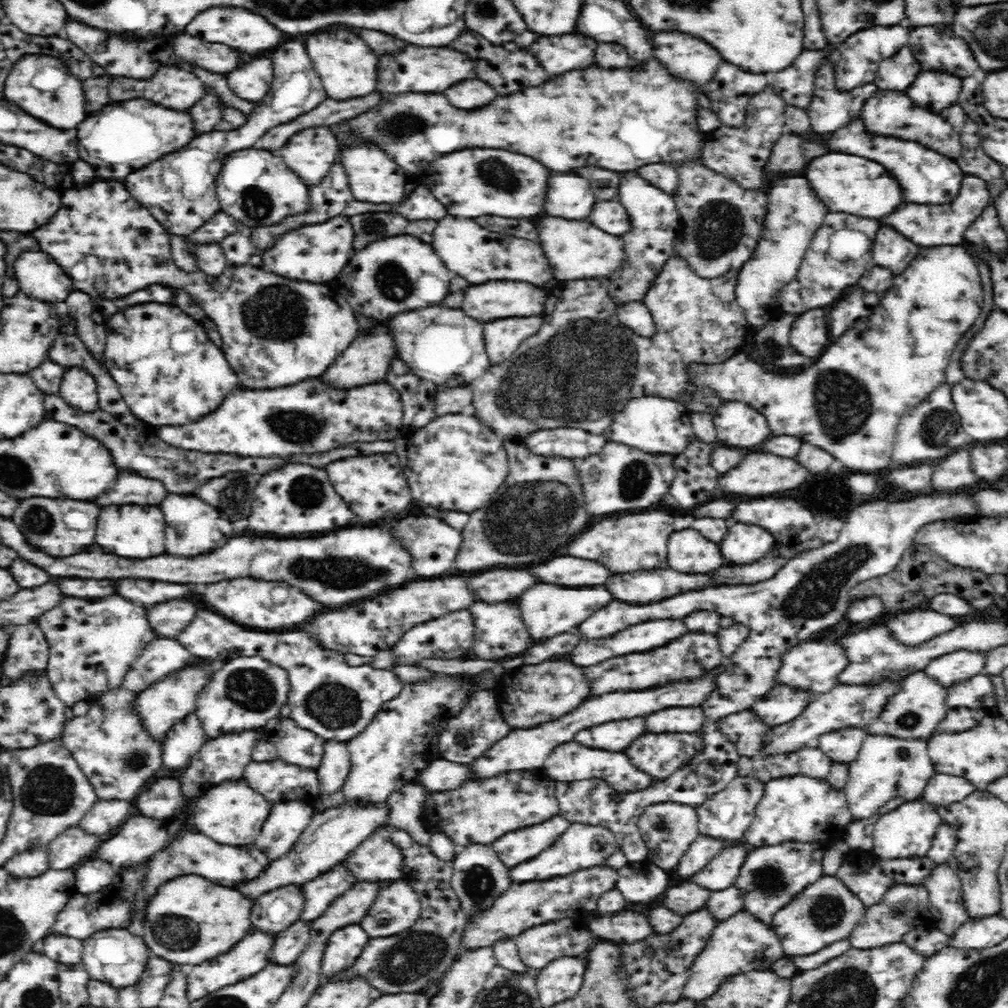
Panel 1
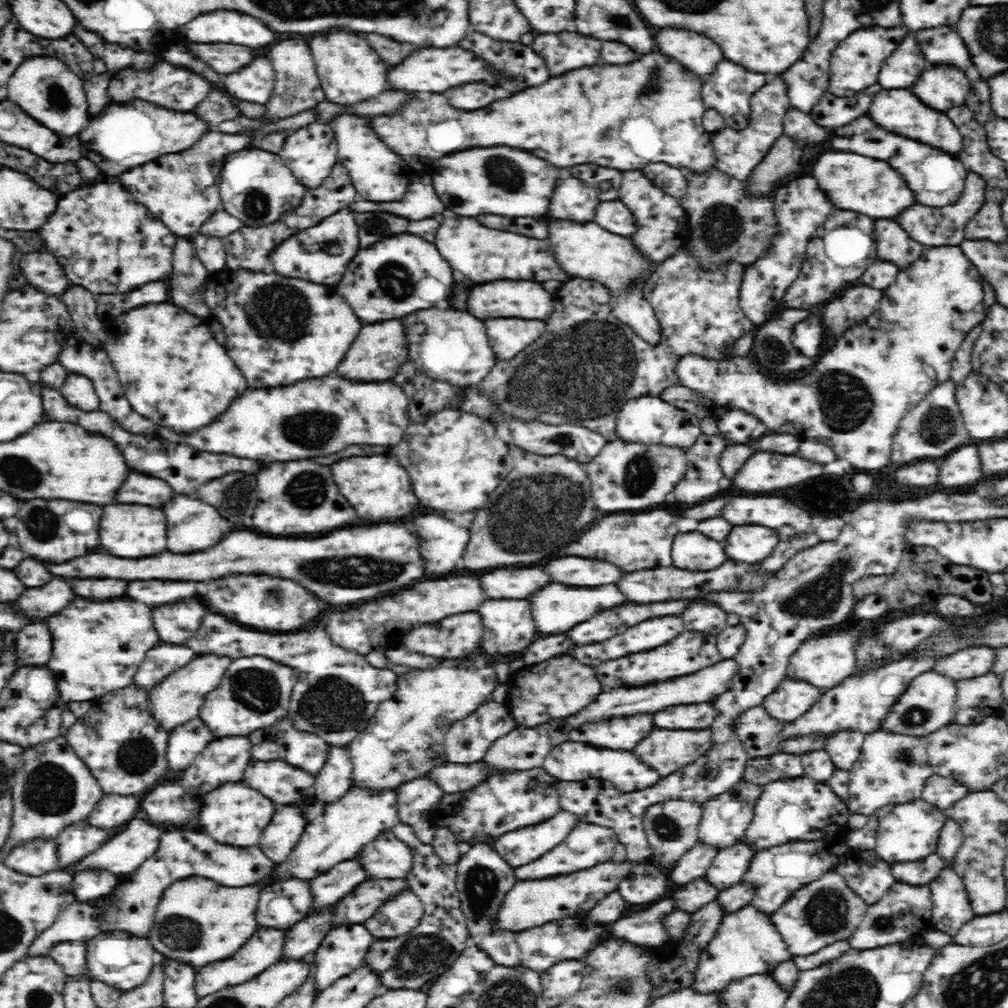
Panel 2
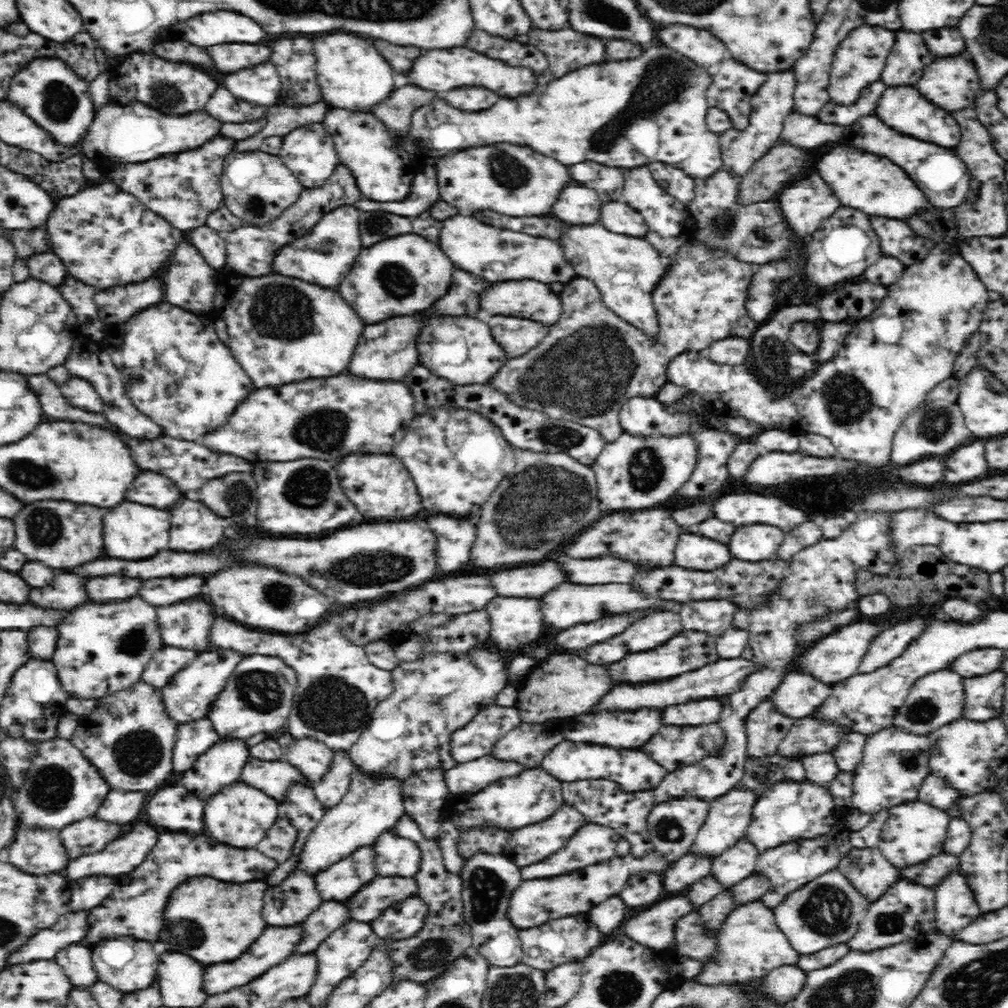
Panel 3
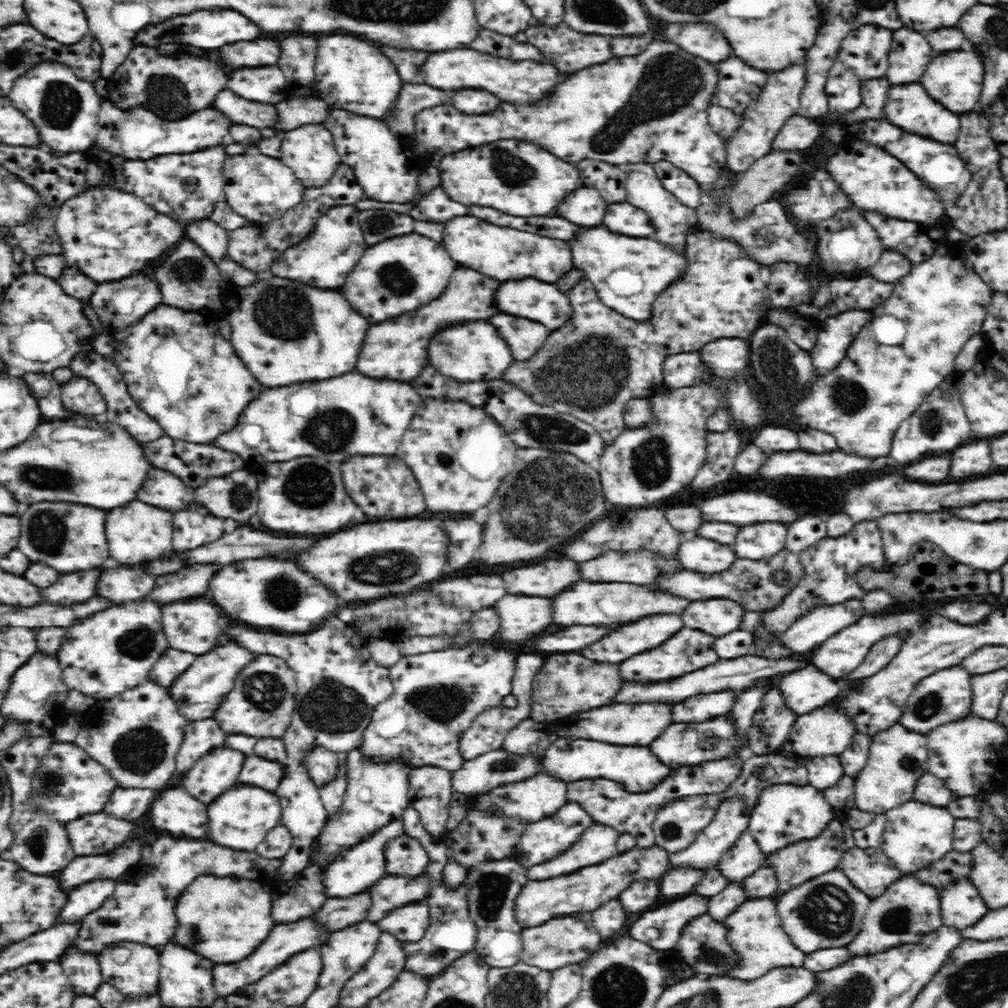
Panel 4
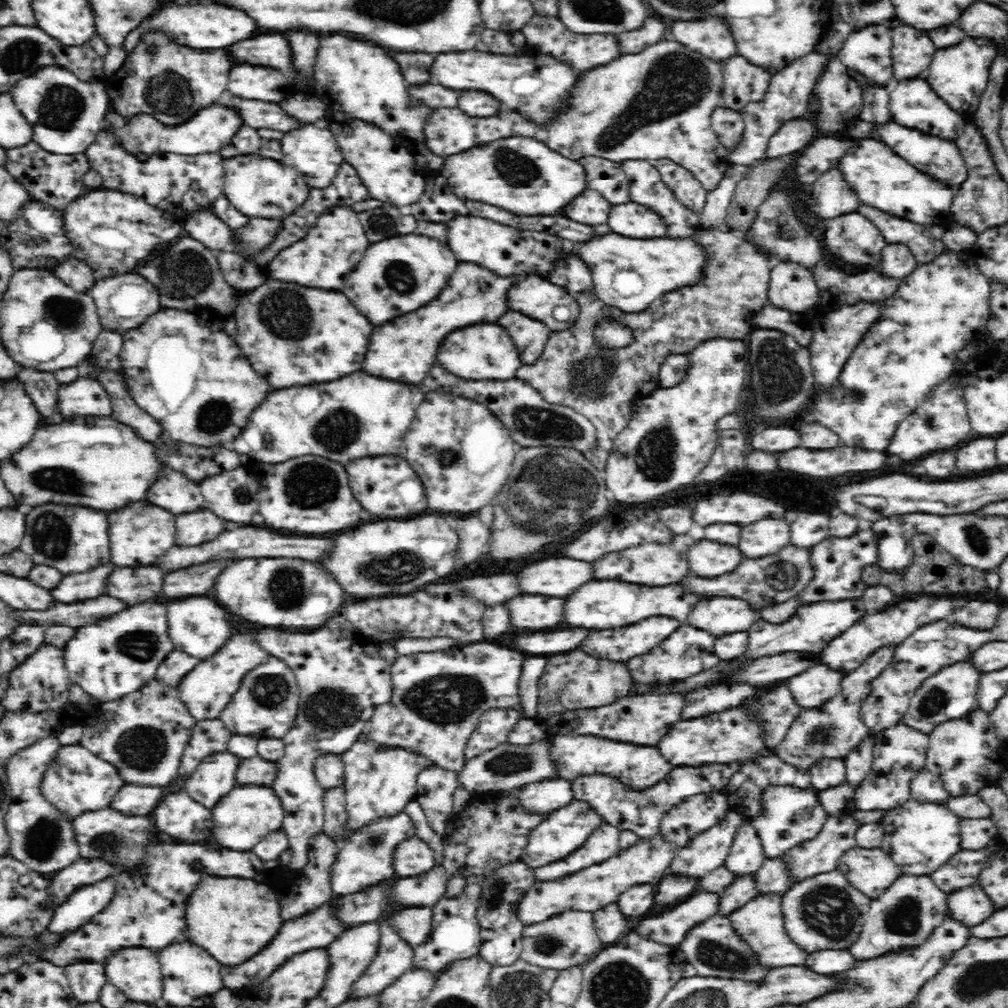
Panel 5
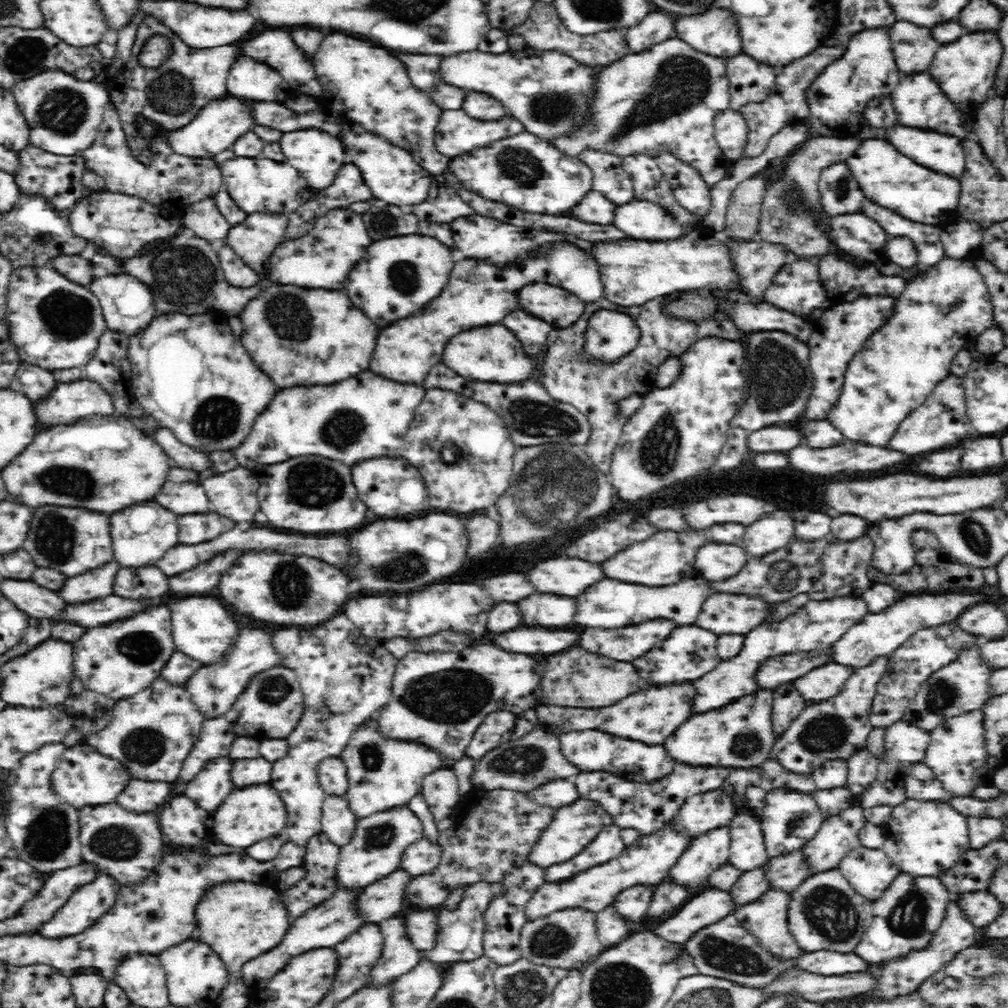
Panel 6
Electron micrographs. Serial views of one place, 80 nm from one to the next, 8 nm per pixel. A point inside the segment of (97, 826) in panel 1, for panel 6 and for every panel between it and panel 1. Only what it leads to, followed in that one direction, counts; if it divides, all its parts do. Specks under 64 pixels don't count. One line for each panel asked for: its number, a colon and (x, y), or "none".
2: (113, 810)
3: (122, 807)
4: (126, 803)
5: (133, 799)
6: (141, 795)

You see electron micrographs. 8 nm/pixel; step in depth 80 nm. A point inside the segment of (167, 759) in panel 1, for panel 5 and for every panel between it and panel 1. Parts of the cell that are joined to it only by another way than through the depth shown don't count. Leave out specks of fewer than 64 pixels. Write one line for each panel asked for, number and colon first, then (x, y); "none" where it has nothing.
2: (186, 741)
3: (195, 737)
4: (201, 736)
5: (210, 736)

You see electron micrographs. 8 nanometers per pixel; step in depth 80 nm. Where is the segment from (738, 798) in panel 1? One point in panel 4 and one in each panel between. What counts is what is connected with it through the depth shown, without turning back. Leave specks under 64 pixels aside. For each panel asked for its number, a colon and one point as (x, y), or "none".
2: (725, 820)
3: (727, 823)
4: (710, 846)

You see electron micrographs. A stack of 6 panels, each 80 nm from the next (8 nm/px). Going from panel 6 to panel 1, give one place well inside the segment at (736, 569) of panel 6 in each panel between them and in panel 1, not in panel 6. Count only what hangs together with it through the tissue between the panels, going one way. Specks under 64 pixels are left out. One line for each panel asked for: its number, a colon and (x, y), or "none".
1: (688, 551)
2: (691, 551)
3: (694, 552)
4: (700, 555)
5: (709, 559)

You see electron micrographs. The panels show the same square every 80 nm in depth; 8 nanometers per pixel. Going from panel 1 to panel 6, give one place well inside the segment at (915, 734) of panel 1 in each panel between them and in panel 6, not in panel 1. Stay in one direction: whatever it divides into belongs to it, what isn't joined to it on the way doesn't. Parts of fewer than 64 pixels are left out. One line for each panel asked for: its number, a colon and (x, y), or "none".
2: (929, 703)
3: (935, 700)
4: (946, 696)
5: (952, 692)
6: (964, 685)

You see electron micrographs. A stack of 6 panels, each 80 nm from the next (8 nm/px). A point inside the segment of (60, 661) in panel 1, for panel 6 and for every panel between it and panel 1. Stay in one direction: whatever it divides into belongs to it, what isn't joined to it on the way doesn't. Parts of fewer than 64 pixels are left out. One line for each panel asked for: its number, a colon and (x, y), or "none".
2: (98, 647)
3: (104, 649)
4: (107, 655)
5: (111, 658)
6: (120, 660)

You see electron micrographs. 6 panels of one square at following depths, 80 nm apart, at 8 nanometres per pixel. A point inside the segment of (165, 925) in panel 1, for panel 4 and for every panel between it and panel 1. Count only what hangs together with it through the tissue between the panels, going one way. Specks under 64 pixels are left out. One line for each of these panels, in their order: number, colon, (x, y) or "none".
2: (195, 923)
3: (228, 915)
4: (226, 919)

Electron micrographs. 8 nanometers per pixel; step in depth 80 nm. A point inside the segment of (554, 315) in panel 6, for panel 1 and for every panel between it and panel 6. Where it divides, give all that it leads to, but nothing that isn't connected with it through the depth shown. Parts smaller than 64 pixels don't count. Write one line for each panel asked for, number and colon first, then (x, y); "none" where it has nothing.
1: (492, 300)
2: (524, 299)
3: (524, 298)
4: (530, 298)
5: (537, 298)

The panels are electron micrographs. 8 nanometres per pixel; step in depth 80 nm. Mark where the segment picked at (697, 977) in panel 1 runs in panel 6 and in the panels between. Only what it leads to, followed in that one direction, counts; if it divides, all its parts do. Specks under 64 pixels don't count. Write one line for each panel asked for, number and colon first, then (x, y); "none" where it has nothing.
2: (747, 942)
3: (750, 943)
4: (755, 929)
5: (760, 922)
6: (768, 917)

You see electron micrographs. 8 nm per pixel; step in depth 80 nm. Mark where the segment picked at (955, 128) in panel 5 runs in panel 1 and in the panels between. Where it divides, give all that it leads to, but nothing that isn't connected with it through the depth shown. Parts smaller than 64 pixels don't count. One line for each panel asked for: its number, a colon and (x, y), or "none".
1: (891, 113)
2: (899, 110)
3: (904, 108)
4: (909, 106)

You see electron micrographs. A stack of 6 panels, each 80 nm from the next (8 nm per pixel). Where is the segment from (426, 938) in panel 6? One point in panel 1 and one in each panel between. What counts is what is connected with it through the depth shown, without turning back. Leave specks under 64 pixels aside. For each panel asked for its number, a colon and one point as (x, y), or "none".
1: (398, 907)
2: (400, 915)
3: (405, 920)
4: (409, 923)
5: (415, 924)

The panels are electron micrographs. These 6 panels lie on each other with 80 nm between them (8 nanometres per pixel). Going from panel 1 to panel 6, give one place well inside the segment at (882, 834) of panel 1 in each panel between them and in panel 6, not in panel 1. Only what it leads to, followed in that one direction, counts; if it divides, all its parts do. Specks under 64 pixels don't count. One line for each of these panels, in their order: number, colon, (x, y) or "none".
2: (909, 833)
3: (914, 832)
4: (916, 835)
5: (921, 837)
6: (928, 837)

